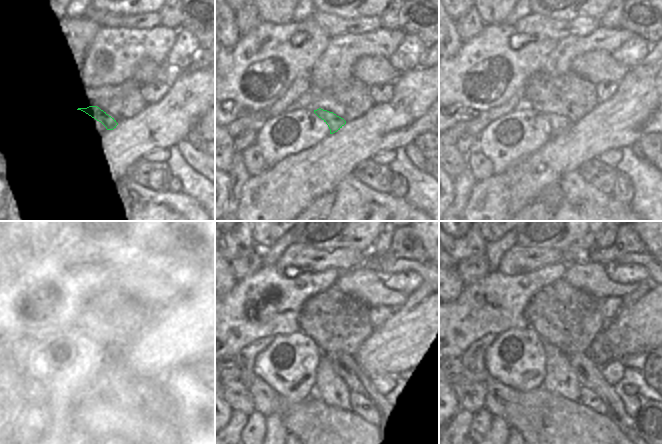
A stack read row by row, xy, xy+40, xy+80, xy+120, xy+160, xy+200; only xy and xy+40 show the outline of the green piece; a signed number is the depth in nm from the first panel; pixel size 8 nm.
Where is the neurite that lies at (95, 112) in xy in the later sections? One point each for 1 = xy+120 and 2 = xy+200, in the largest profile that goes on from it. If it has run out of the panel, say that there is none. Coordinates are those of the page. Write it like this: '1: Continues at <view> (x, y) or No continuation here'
1: Continues at xy+120 (113, 354)
2: Continues at xy+200 (589, 374)

